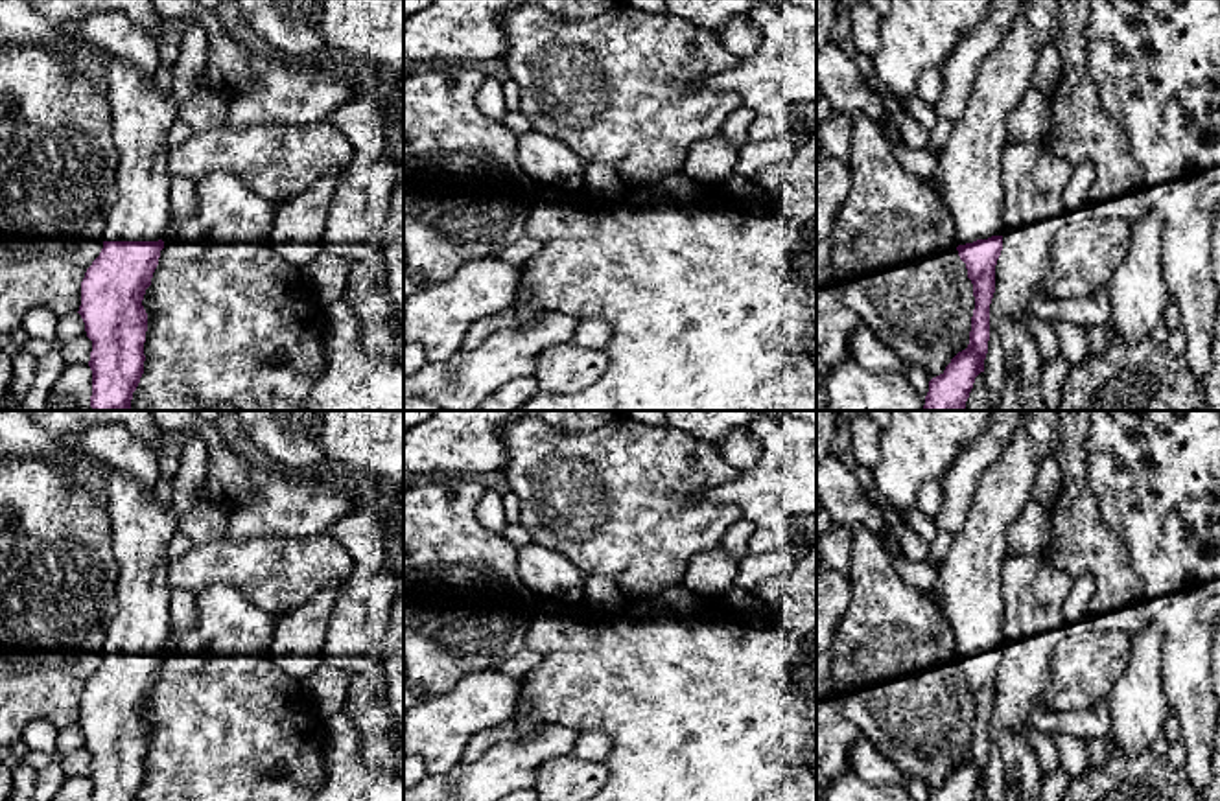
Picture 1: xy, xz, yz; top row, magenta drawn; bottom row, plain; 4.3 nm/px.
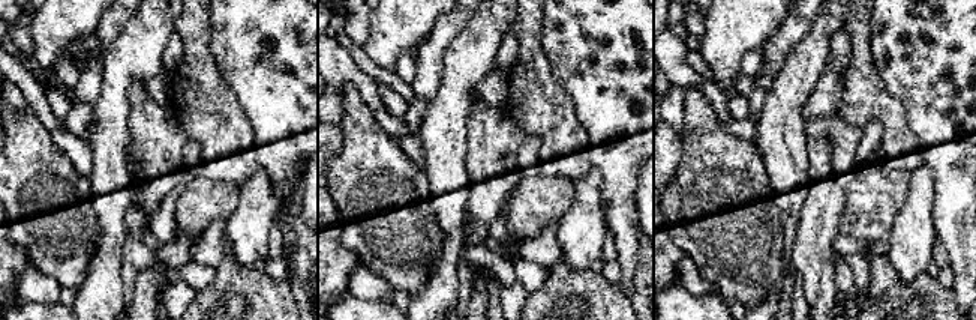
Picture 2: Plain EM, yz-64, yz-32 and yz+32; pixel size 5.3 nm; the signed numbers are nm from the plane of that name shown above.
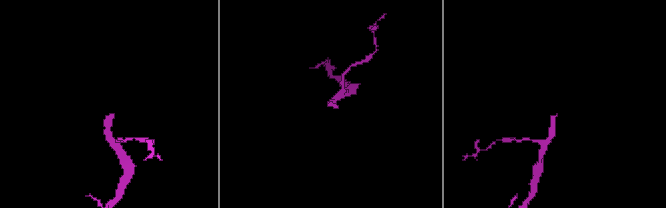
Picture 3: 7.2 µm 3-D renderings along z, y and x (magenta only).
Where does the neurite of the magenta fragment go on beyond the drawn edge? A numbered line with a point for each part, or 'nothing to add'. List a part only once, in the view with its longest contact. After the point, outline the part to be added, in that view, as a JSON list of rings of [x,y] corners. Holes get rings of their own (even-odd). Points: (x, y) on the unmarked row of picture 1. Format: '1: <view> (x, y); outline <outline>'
1: xy (142, 527); outline [[[111,471],[107,493],[118,611],[103,654],[158,654],[173,630],[168,545],[179,530],[179,517],[171,505],[162,505],[125,471]]]

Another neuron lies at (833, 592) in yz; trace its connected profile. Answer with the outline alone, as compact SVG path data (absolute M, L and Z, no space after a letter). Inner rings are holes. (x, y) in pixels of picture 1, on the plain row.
M816 571L816 795L837 775L851 770L851 748L862 735L844 714L831 674L829 648L851 600L848 576Z

